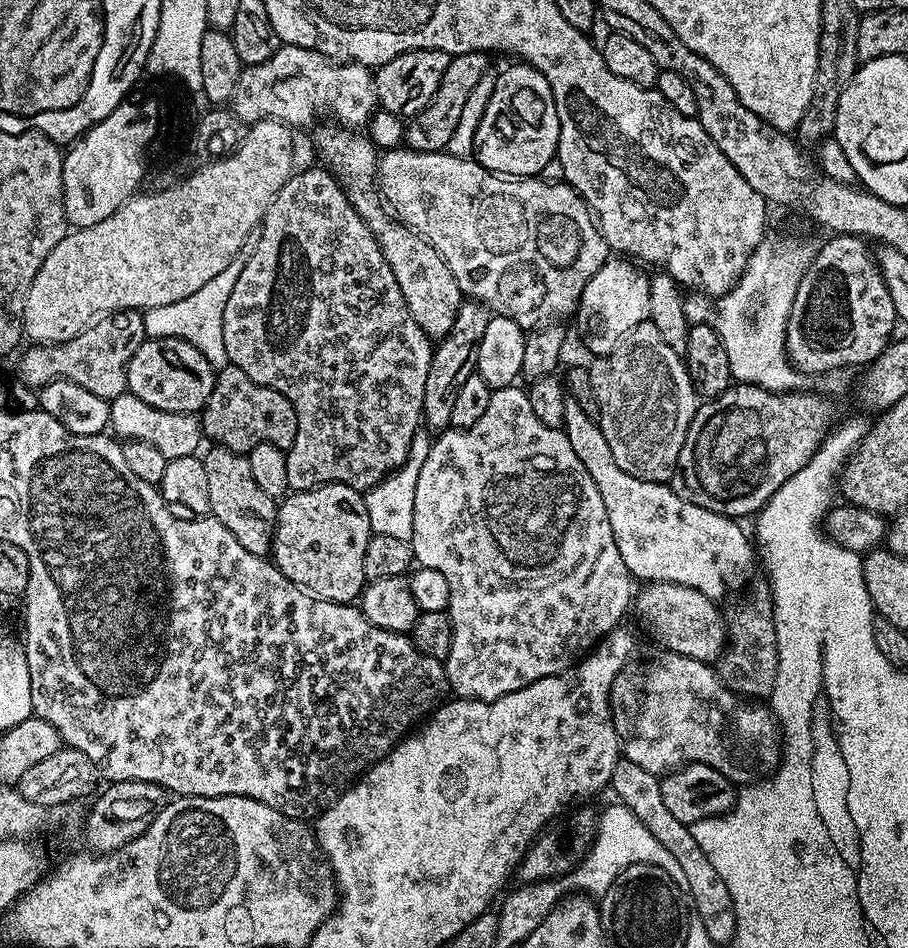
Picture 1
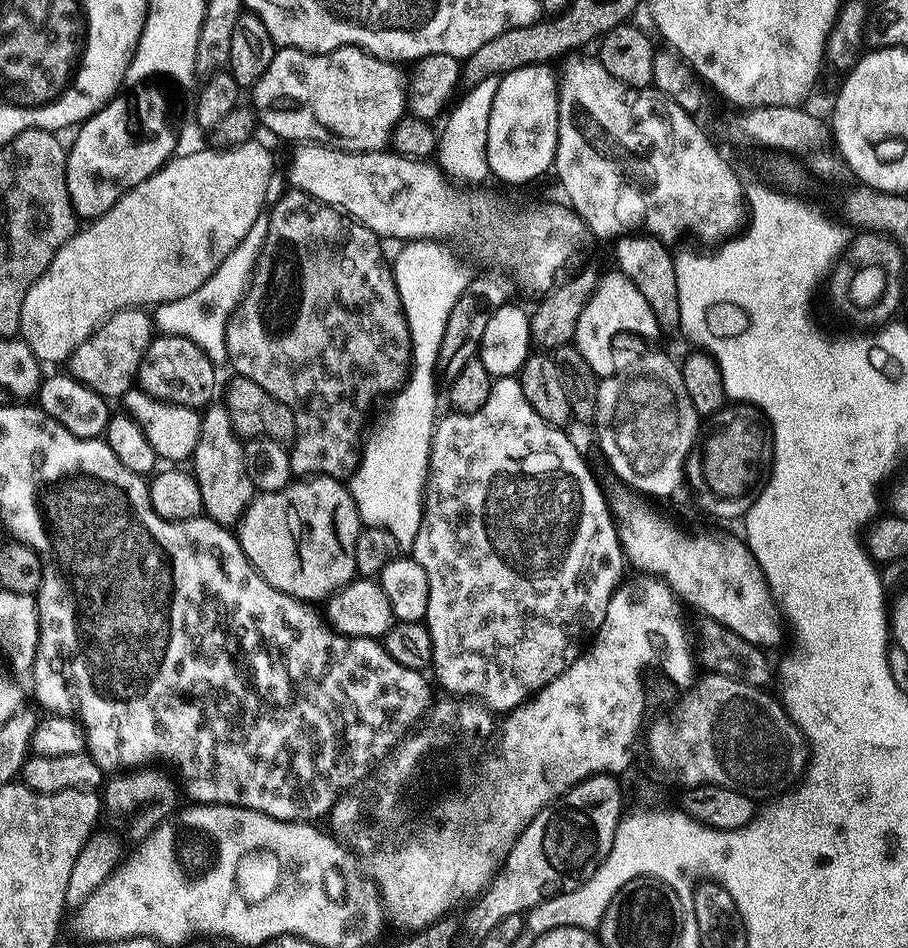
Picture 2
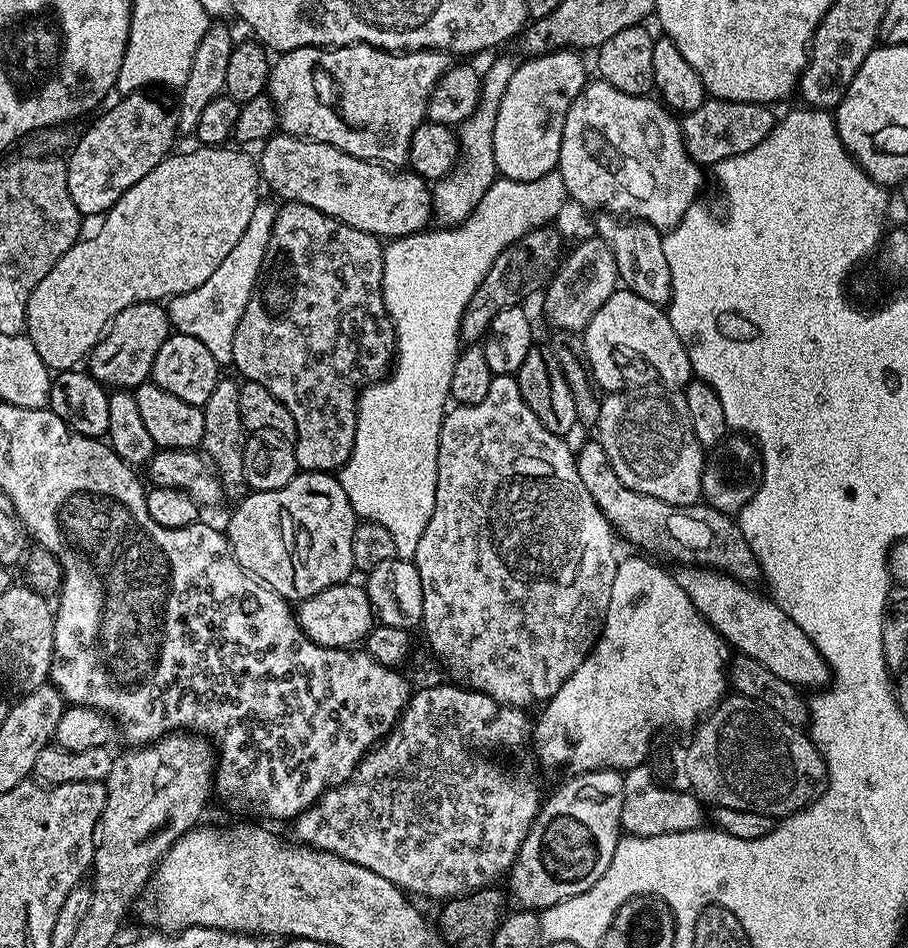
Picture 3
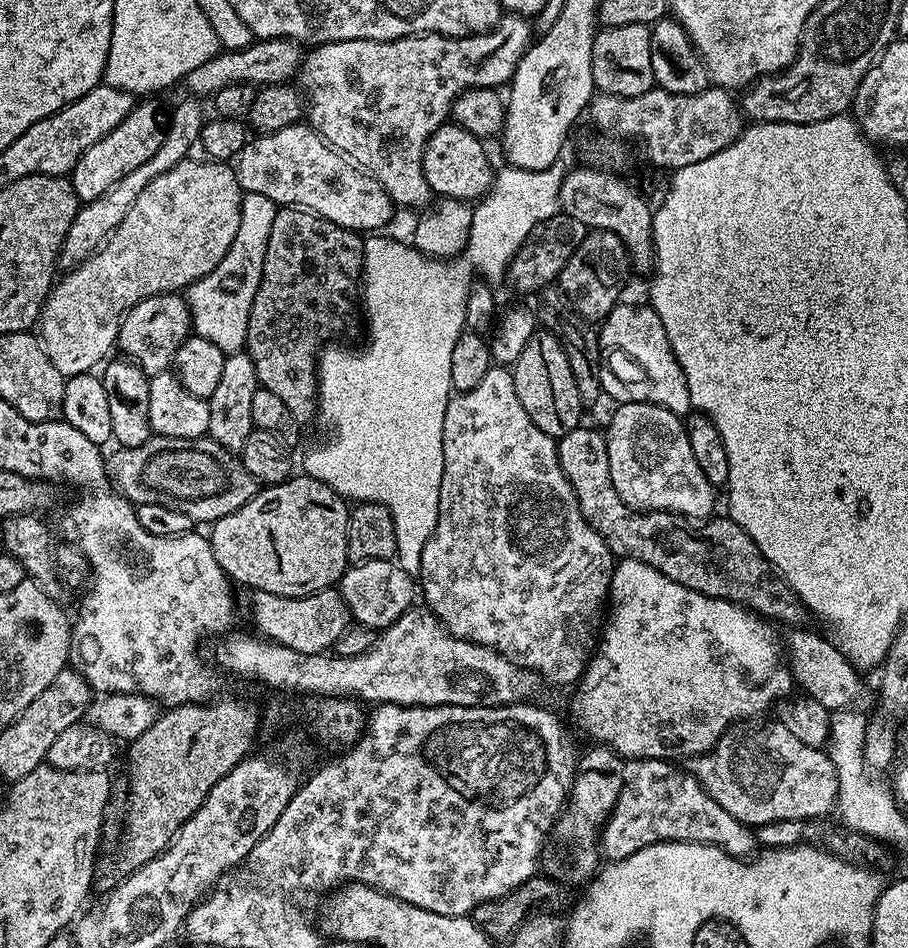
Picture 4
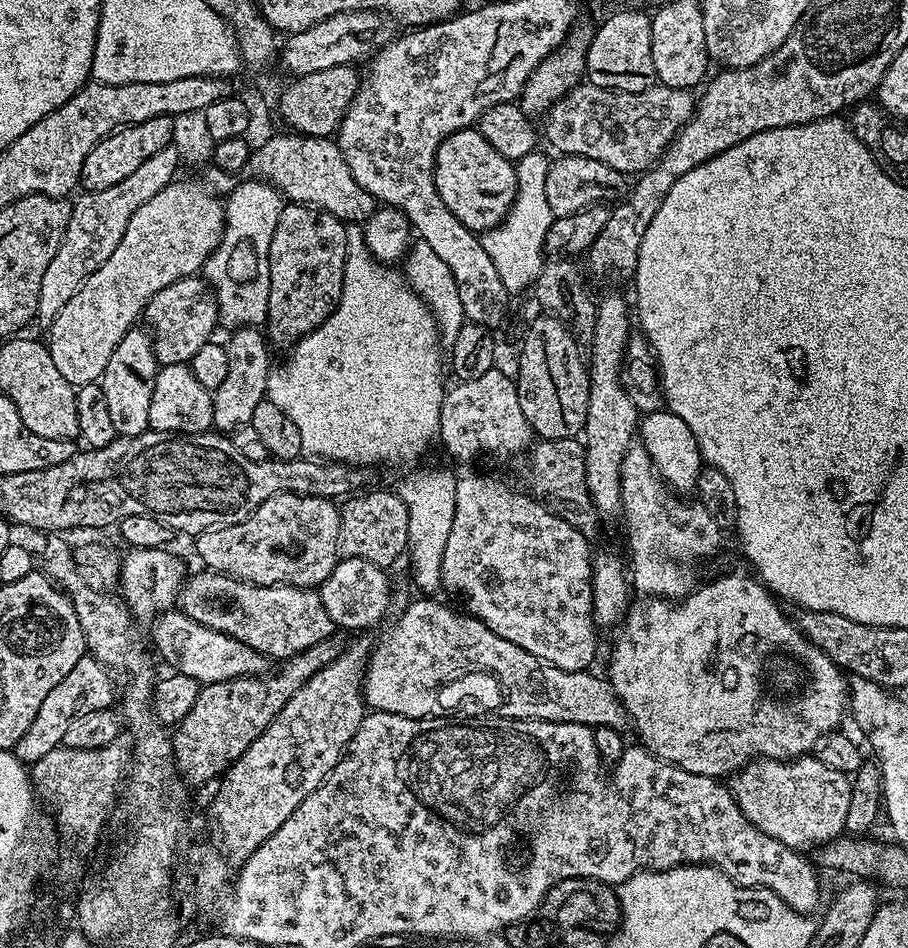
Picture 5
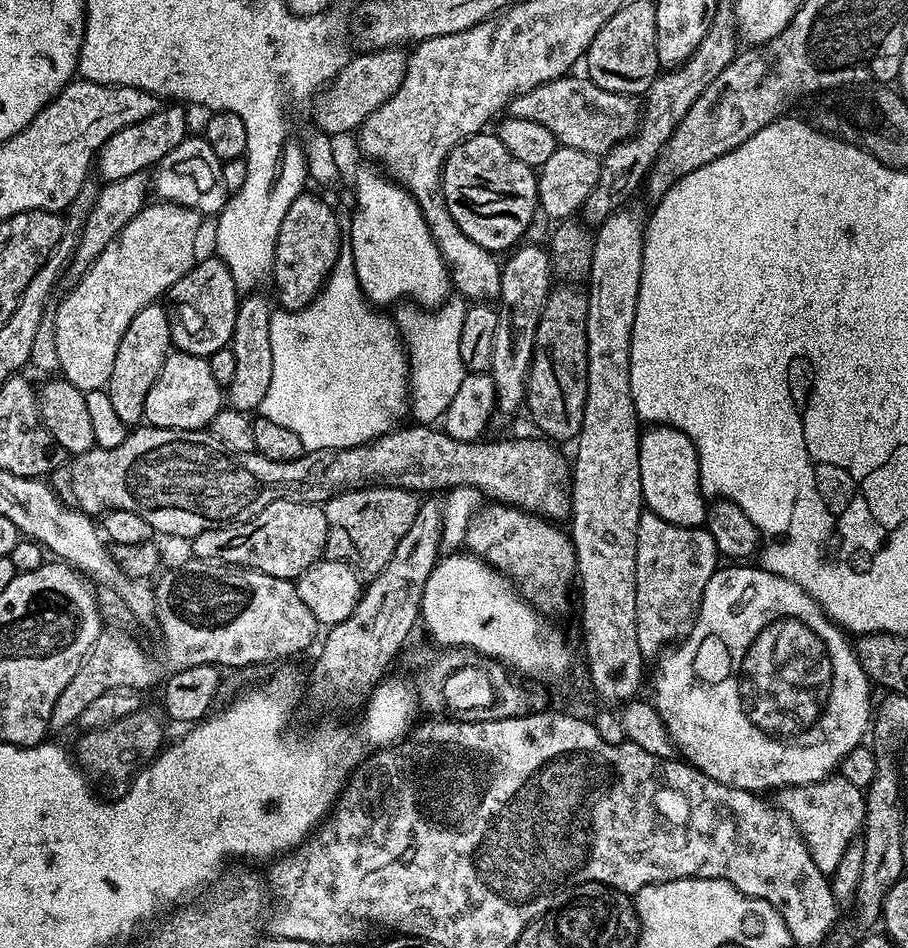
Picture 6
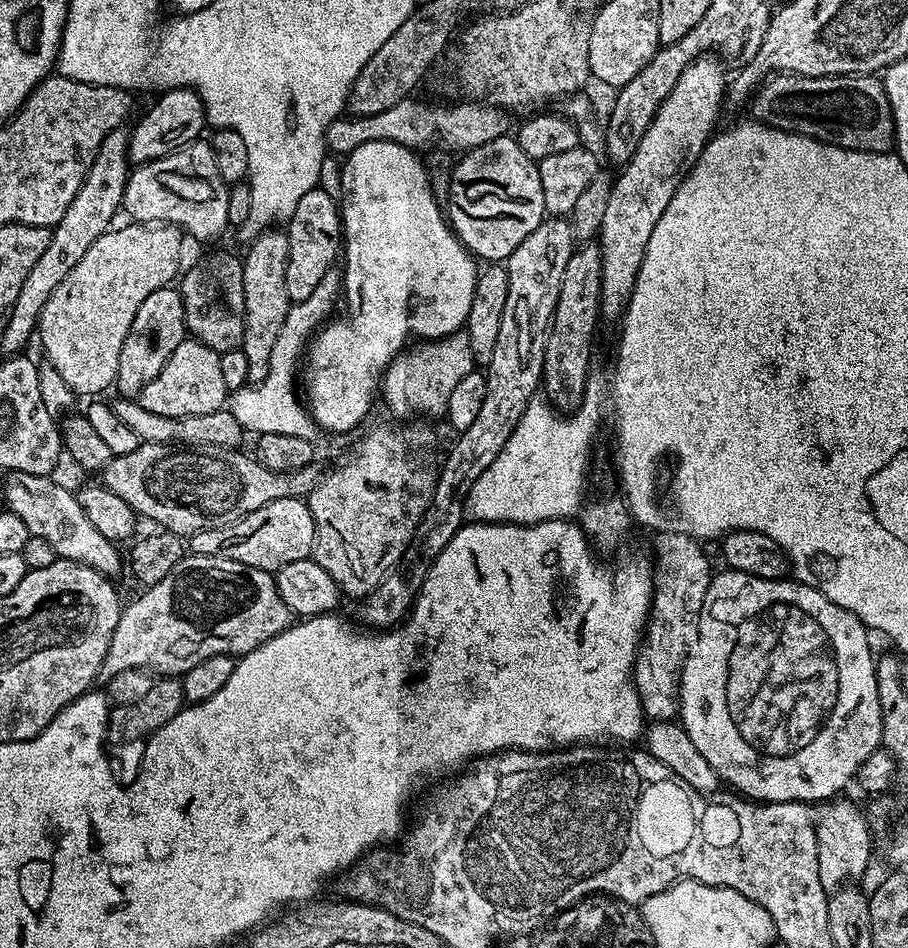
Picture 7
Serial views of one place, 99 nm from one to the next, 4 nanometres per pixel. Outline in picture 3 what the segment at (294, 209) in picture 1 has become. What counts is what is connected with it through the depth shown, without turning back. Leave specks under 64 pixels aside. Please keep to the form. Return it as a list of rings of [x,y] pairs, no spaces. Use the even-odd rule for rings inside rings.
[[[284,202],[279,205],[276,221],[270,234],[270,242],[266,246],[266,254],[262,258],[260,273],[250,294],[250,302],[246,302],[246,310],[242,310],[238,330],[234,330],[231,367],[237,368],[244,380],[253,380],[258,382],[258,386],[266,386],[266,390],[270,390],[270,394],[274,394],[274,398],[278,398],[278,402],[282,402],[282,406],[286,406],[286,410],[290,410],[290,418],[294,418],[296,427],[294,447],[297,469],[332,474],[344,467],[344,463],[348,461],[354,450],[358,393],[367,388],[369,384],[383,380],[393,367],[396,355],[396,327],[392,324],[392,317],[386,310],[384,287],[382,286],[383,277],[384,248],[377,237],[349,224],[343,224],[341,220],[336,220],[333,216],[322,214],[318,210],[314,210],[314,206],[295,202]]]

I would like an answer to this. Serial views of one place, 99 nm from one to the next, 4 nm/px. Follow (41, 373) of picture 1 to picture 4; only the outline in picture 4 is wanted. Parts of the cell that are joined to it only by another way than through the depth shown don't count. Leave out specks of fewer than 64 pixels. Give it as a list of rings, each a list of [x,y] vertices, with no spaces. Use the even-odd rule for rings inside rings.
[[[175,291],[164,292],[138,302],[127,312],[120,327],[118,344],[129,352],[125,352],[129,357],[138,358],[141,365],[156,363],[157,369],[168,370],[173,367],[178,346],[188,340],[191,332],[192,312],[187,299]]]

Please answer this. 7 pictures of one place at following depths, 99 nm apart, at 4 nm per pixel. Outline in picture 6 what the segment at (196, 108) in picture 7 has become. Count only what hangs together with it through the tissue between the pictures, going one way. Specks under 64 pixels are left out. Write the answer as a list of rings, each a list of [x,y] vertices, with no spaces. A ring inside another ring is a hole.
[[[161,106],[154,114],[150,114],[150,118],[142,118],[142,122],[134,122],[111,136],[100,147],[94,161],[95,171],[100,171],[101,181],[129,178],[132,174],[155,169],[156,163],[166,158],[166,154],[170,154],[170,150],[174,150],[174,146],[181,144],[189,135],[188,116],[183,110],[180,106]]]

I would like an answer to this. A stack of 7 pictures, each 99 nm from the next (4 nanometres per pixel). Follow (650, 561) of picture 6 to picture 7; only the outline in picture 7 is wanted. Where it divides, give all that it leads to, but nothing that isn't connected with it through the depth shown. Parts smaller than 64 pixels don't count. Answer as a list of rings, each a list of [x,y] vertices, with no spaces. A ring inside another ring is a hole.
[[[675,530],[659,532],[655,533],[656,541],[652,544],[656,551],[652,606],[632,670],[632,680],[636,684],[642,710],[645,717],[654,722],[677,719],[680,710],[680,672],[684,668],[688,651],[698,638],[706,590],[714,575],[714,567],[697,537]]]

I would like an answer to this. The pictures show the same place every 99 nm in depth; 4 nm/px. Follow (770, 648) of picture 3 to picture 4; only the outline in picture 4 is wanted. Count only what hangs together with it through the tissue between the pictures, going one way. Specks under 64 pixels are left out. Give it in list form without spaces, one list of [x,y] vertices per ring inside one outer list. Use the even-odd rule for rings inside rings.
[[[796,626],[791,629],[792,632],[786,636],[786,659],[792,669],[793,681],[798,685],[799,691],[805,696],[812,696],[822,706],[829,710],[848,710],[853,707],[852,704],[860,696],[860,676],[861,673],[853,666],[849,660],[840,652],[831,639],[826,640],[814,632],[807,632],[809,629],[804,626]]]

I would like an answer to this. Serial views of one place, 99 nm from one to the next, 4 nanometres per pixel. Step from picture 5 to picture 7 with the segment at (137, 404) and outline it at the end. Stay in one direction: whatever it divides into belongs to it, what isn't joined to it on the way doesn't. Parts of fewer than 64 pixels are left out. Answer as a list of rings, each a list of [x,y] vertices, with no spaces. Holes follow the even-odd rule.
[[[167,286],[147,295],[134,314],[129,333],[122,342],[122,354],[118,354],[118,374],[114,385],[115,391],[124,398],[139,398],[142,390],[162,374],[162,366],[178,350],[178,346],[186,338],[184,326],[184,303],[180,297],[180,289]]]

